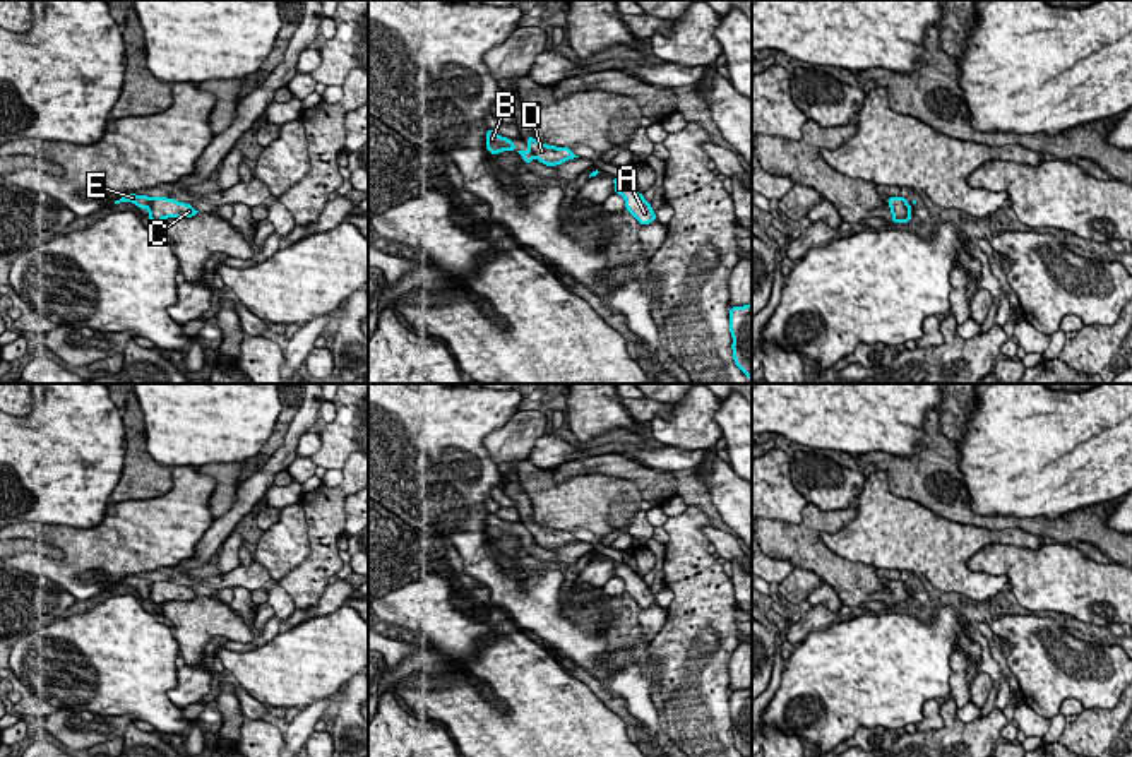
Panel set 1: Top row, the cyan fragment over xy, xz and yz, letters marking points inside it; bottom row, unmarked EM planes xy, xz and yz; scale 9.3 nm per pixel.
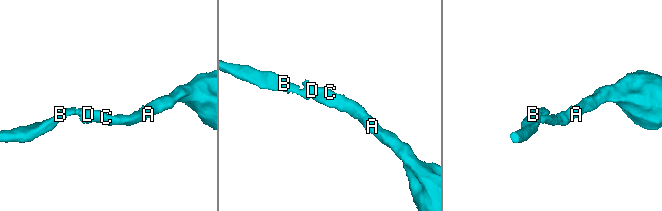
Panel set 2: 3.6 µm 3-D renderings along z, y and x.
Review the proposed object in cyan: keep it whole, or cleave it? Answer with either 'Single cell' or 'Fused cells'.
Fused cells

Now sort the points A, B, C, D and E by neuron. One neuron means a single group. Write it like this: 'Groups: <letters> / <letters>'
Groups: A C D / B E

